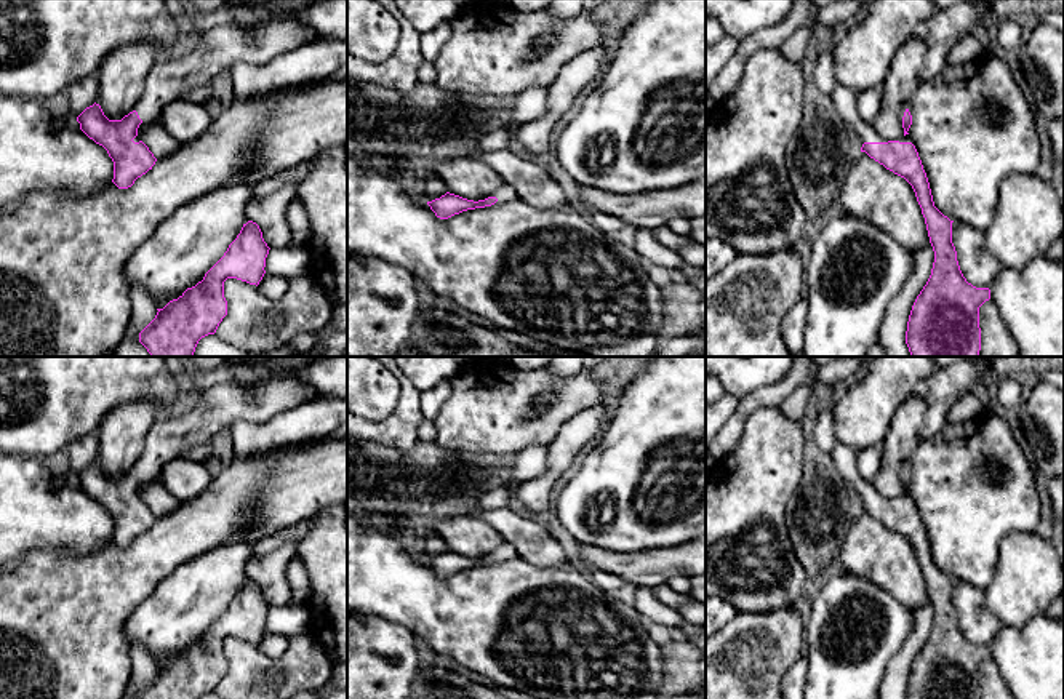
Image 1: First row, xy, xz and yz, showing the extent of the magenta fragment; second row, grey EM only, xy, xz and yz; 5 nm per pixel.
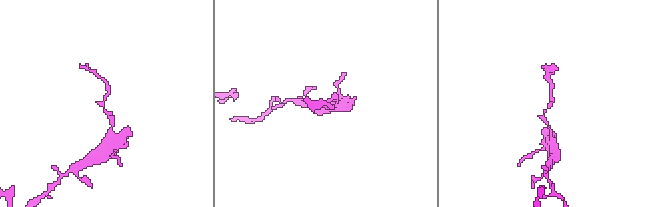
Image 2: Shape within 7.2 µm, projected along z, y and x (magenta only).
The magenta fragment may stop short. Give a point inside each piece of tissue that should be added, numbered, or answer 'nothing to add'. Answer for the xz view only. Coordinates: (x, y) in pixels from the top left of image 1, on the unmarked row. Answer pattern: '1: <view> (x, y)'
1: xz (506, 551)

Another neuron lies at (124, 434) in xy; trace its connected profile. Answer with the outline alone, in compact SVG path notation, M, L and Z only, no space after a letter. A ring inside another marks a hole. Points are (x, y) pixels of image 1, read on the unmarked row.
M128 401L117 406L102 421L98 430L96 462L109 478L122 478L136 469L147 445L147 435L160 414L160 408L150 401Z

